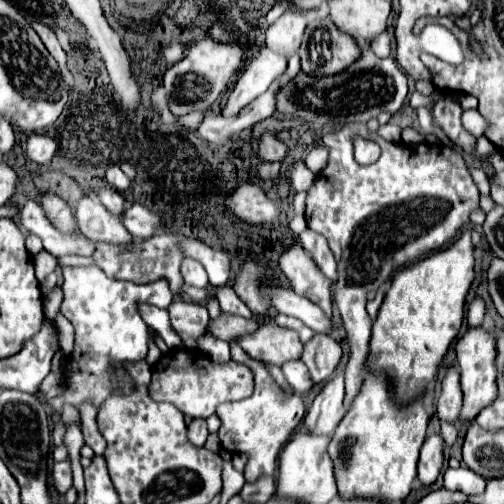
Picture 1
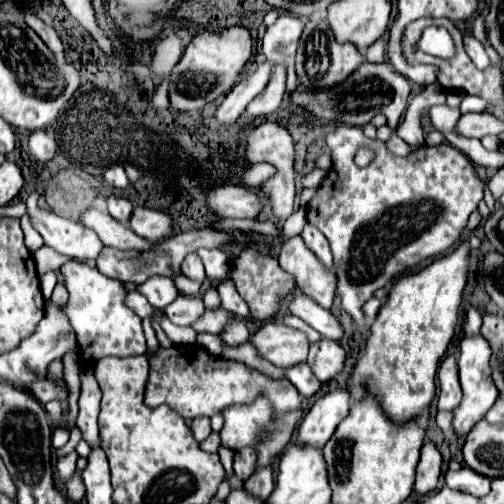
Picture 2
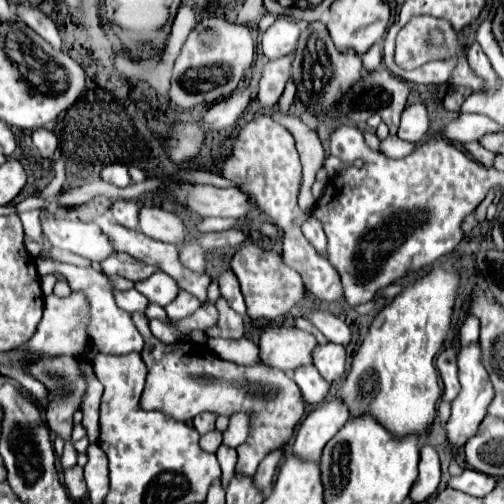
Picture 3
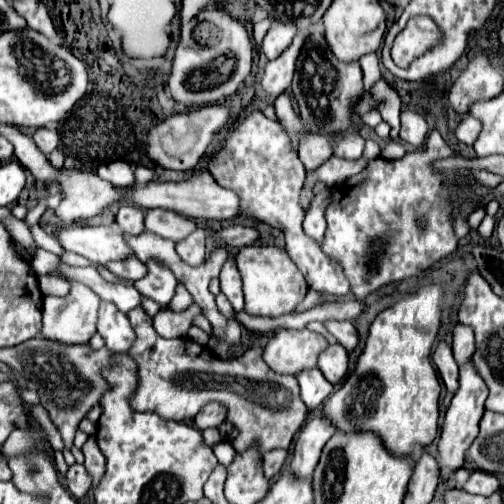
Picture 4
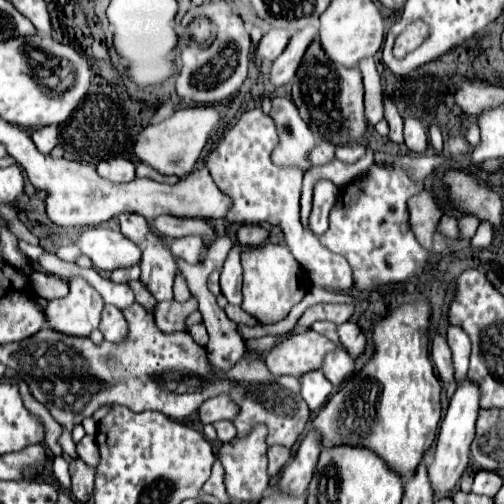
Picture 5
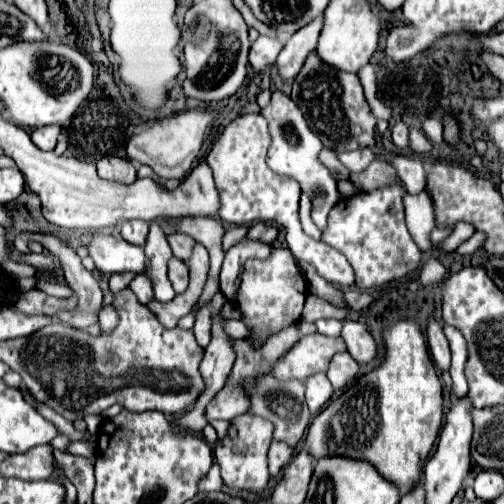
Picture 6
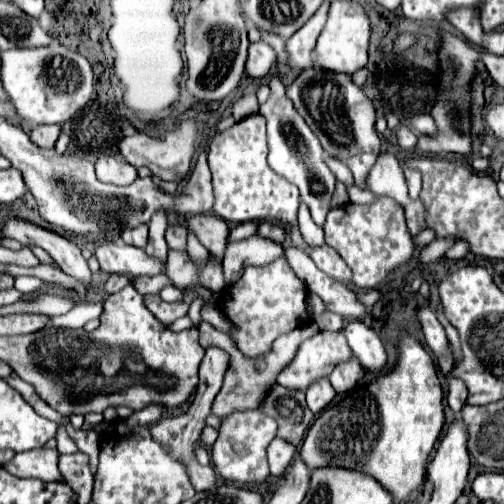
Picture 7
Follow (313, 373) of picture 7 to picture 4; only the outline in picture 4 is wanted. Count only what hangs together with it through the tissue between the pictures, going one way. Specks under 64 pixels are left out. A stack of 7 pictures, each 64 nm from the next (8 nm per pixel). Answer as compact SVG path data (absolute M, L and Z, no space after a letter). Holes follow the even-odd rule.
M278 330L268 334L264 346L264 362L280 374L296 374L316 366L320 348L326 348L324 336L310 330Z

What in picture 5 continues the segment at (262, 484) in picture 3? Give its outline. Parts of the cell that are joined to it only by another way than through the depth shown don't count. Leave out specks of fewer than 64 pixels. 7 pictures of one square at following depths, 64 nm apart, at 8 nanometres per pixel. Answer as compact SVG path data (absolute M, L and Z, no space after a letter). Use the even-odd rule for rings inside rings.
M284 446L268 448L268 474L276 476L284 468L284 464L290 460L290 450Z

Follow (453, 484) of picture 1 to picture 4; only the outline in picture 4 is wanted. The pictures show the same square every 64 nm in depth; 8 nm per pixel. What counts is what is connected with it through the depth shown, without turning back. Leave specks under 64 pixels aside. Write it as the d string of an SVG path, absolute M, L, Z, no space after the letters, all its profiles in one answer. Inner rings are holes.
M472 472L470 478L466 480L466 484L462 484L462 490L470 492L470 494L480 494L480 496L490 496L492 492L496 492L496 488L500 486L500 480L494 474L488 472Z

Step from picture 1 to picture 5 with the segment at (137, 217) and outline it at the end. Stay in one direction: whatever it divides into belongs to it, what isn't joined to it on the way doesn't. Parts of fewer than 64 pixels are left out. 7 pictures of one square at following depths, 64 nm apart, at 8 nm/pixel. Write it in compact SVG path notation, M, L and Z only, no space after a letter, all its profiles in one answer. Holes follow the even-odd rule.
M164 214L164 216L156 216L150 222L150 228L168 238L200 234L200 236L204 236L206 246L210 246L216 240L216 232L212 230L212 226L206 220L196 220L196 218L176 218L176 216Z

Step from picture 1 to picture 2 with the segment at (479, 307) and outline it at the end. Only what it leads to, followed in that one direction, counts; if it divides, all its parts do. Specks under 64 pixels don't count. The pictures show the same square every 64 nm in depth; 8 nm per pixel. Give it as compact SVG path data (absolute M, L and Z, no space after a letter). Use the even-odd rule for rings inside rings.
M472 306L472 308L466 312L464 332L466 332L466 334L478 334L478 332L480 332L480 326L482 326L482 312Z

